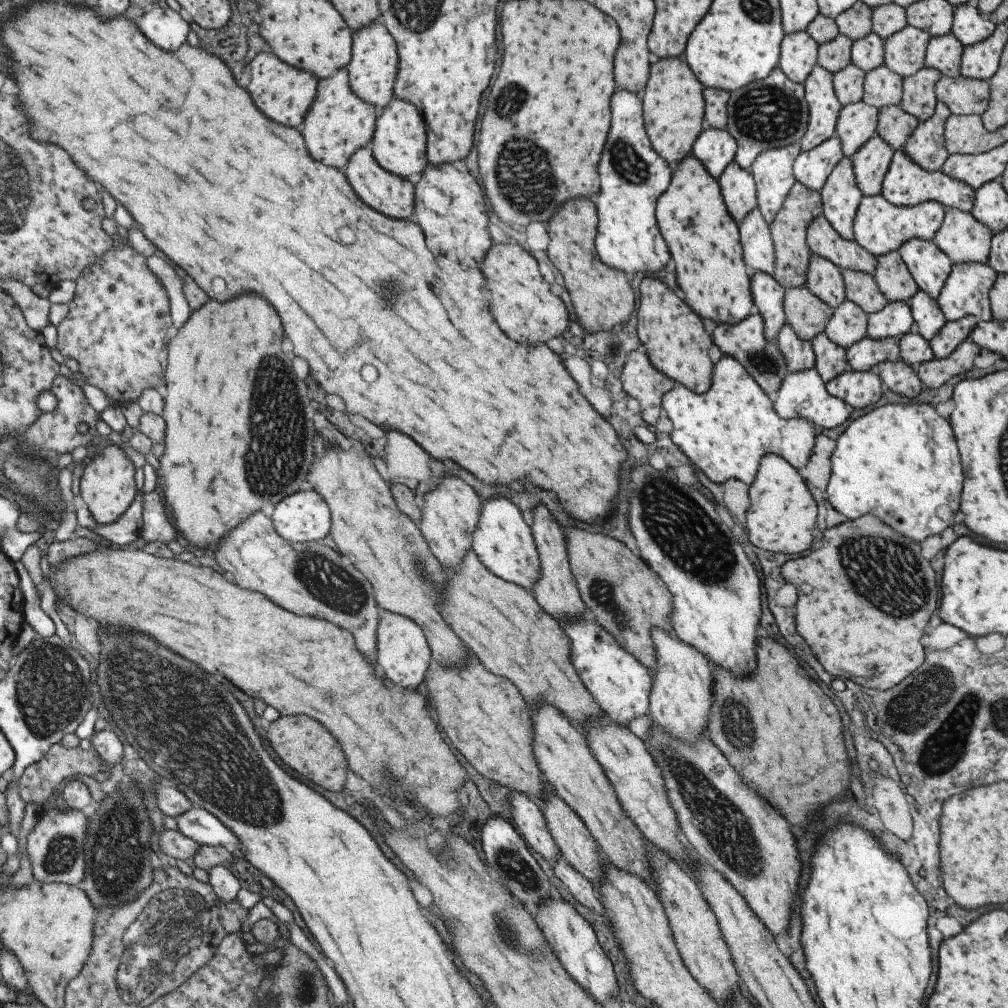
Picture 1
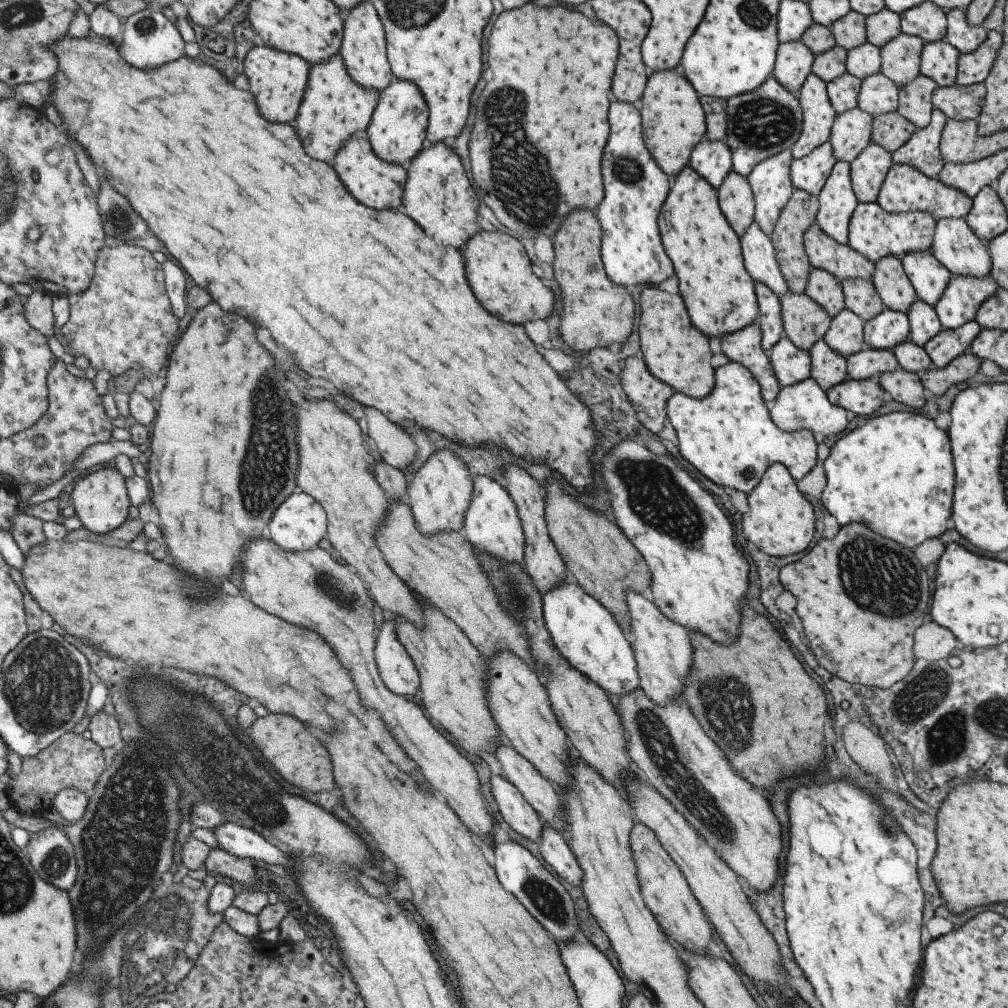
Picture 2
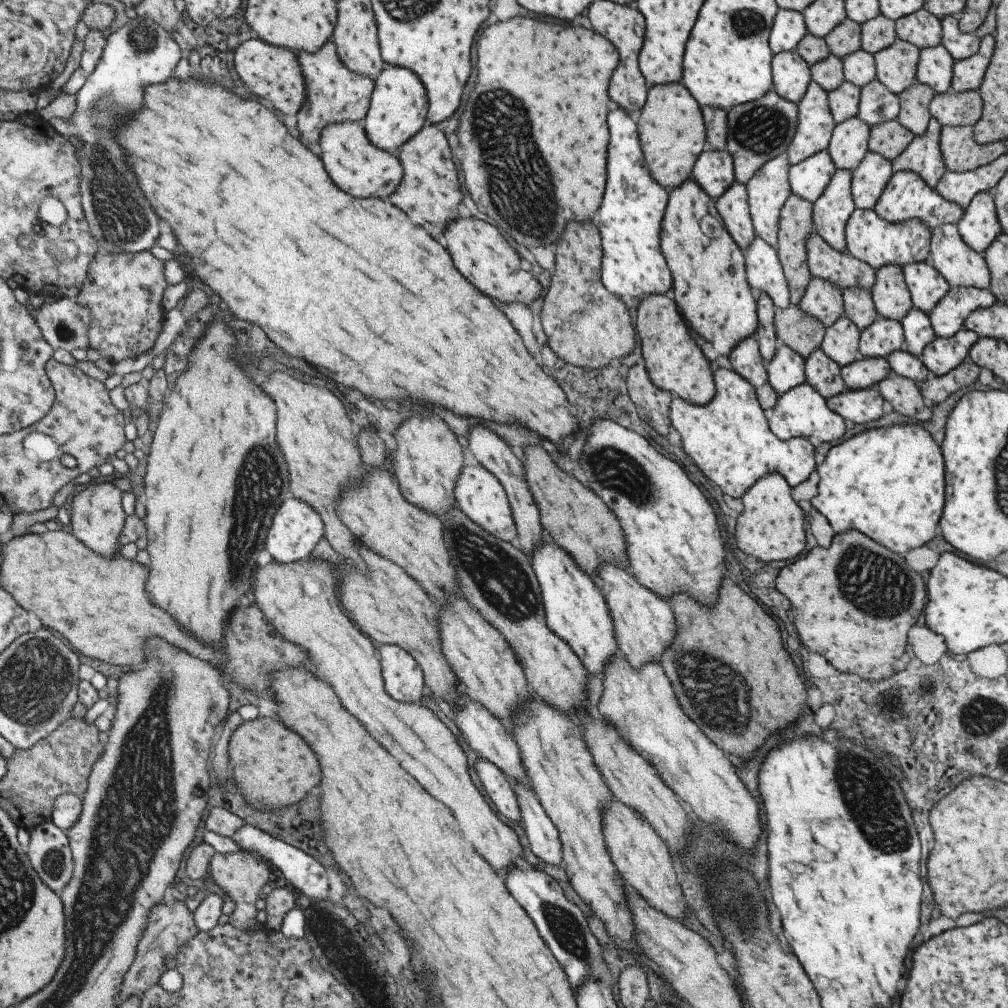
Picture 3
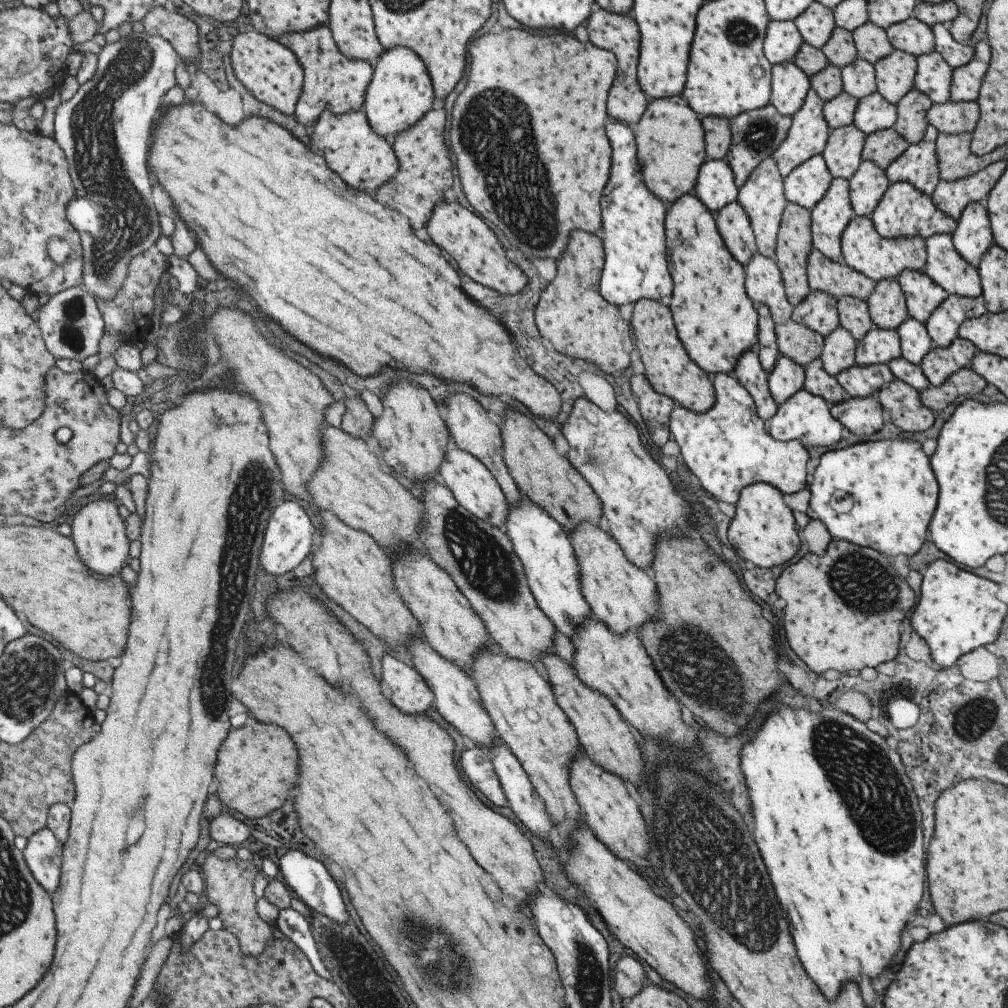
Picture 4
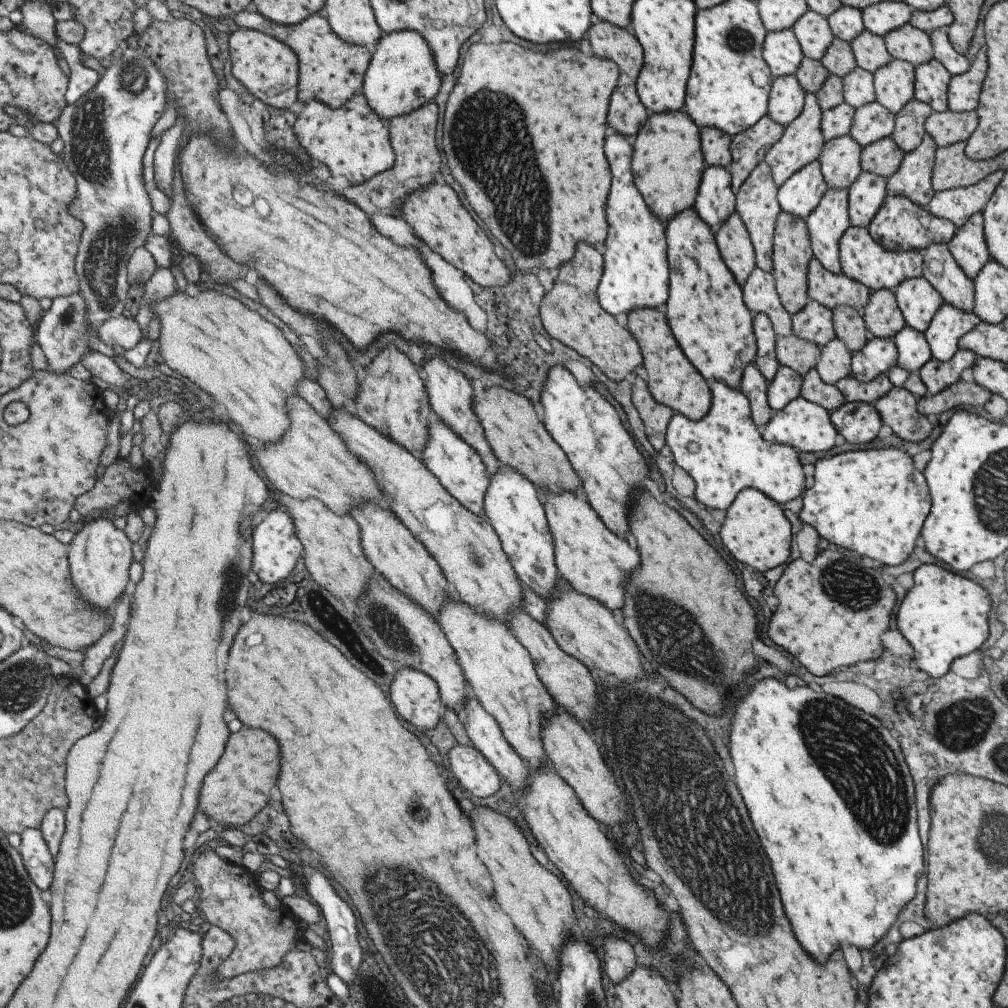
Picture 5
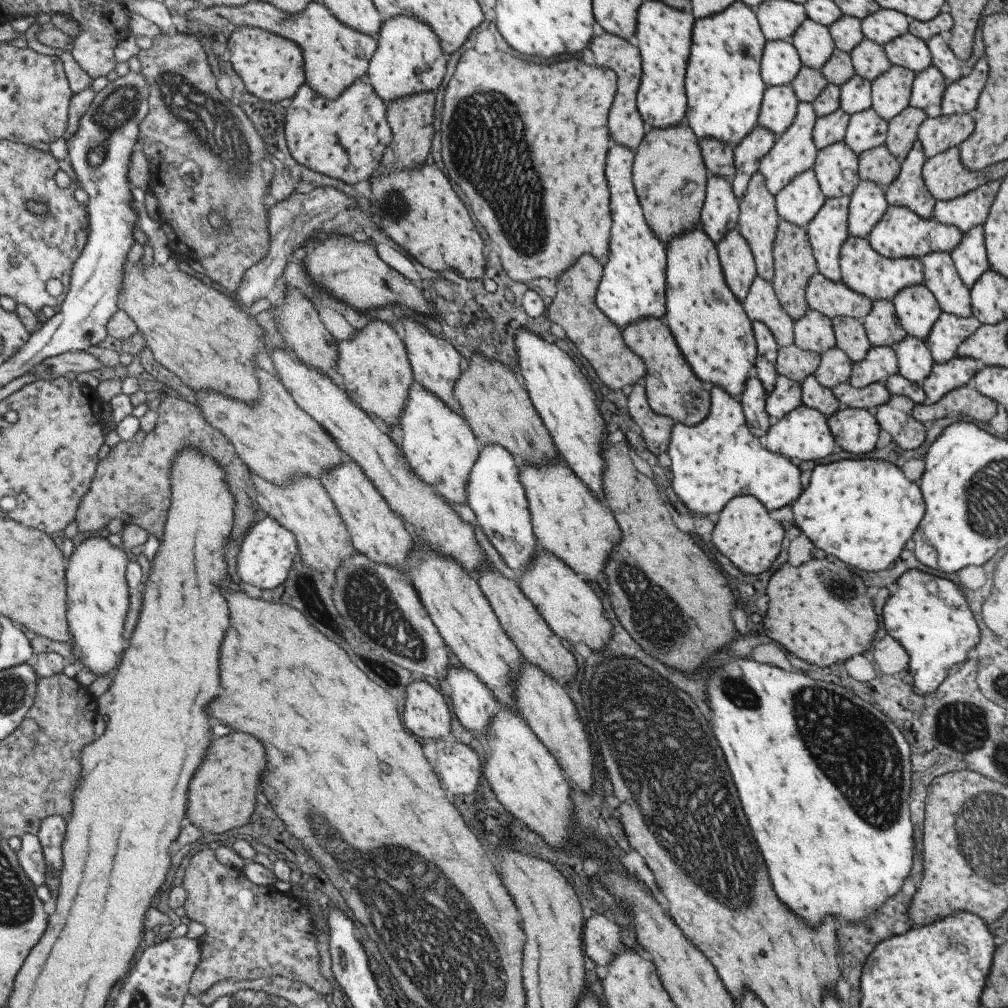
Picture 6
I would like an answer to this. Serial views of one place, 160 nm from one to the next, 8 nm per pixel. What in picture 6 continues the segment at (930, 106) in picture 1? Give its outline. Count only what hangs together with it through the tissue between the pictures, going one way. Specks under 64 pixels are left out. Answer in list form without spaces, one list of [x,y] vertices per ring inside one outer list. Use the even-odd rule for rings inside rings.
[[[908,104],[897,116],[888,120],[884,145],[900,162],[907,156],[915,140],[918,140],[918,126],[927,117],[923,110]]]

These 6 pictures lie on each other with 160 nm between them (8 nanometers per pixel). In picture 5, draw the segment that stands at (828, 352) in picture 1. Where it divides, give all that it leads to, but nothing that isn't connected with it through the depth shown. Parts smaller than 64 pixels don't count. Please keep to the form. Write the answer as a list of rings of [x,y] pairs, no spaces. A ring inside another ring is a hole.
[[[810,368],[802,376],[800,396],[822,406],[828,412],[839,408],[845,402],[844,396],[835,385],[824,383],[815,368]]]

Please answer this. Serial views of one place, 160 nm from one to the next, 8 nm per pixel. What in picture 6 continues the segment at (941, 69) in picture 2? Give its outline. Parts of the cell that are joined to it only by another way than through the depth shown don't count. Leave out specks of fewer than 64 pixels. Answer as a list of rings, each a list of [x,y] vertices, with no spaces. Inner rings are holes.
[[[932,64],[914,74],[908,104],[920,108],[928,117],[941,114],[940,104],[947,80]]]

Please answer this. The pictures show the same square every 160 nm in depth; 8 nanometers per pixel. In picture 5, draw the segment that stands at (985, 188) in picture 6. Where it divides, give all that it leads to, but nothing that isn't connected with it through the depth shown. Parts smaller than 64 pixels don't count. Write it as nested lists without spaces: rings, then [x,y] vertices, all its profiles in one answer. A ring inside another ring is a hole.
[[[1001,169],[993,171],[981,180],[978,180],[975,184],[963,187],[952,188],[944,191],[934,192],[931,200],[926,204],[925,209],[930,212],[934,217],[947,219],[952,222],[956,227],[960,227],[972,214],[980,213],[985,206],[985,203],[989,200],[989,197],[993,194],[995,187],[1001,180],[1004,171]]]

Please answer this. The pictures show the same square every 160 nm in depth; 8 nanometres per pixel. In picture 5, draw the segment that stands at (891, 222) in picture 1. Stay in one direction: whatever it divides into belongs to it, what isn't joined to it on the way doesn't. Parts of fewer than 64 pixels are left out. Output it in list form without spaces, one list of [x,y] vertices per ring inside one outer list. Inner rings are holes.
[[[849,226],[838,242],[840,272],[848,279],[864,284],[871,292],[893,290],[902,280],[922,276],[922,256],[916,250],[889,250],[871,238],[868,227]]]

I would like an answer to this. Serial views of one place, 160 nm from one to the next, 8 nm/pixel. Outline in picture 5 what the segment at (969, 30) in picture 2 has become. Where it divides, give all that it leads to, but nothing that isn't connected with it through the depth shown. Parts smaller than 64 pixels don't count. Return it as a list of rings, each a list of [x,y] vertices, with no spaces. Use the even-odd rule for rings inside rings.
[[[932,30],[927,35],[931,41],[932,58],[938,60],[950,75],[958,75],[968,69],[968,60],[951,46],[943,30]]]

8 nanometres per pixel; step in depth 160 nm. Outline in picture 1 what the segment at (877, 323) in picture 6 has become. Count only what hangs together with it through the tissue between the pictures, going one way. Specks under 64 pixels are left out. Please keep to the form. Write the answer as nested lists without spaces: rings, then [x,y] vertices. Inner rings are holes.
[[[897,251],[877,257],[875,270],[871,276],[887,303],[893,301],[907,303],[918,291]]]

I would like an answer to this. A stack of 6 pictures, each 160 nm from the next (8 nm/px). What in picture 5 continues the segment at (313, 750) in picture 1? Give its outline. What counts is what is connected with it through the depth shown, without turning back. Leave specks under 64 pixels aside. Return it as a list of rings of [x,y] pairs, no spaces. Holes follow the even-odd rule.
[[[241,728],[227,738],[225,750],[217,766],[207,774],[207,784],[203,784],[203,800],[199,800],[201,810],[224,827],[238,827],[249,822],[269,800],[269,792],[275,786],[279,772],[279,748],[273,736],[263,730]]]

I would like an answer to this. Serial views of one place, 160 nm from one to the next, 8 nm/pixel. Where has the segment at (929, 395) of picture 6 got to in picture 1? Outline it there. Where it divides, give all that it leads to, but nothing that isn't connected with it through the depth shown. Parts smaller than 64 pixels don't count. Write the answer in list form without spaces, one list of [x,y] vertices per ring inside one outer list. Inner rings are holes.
[[[963,316],[957,322],[945,321],[939,332],[931,340],[928,340],[933,356],[943,358],[951,354],[954,348],[957,348],[961,342],[969,338],[969,333],[977,322],[978,320],[973,316]]]

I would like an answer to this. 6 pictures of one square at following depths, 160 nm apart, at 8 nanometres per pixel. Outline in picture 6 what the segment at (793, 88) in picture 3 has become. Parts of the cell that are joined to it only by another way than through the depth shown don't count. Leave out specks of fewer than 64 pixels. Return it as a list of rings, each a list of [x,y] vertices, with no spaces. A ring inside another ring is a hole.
[[[790,84],[766,87],[762,94],[757,125],[778,137],[794,119],[797,105],[798,100]]]

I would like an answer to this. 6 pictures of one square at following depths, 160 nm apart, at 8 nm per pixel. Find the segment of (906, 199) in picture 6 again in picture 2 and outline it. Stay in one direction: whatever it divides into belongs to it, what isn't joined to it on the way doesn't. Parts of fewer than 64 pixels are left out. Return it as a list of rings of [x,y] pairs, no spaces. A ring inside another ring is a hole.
[[[933,109],[927,127],[916,129],[903,146],[890,154],[891,165],[907,165],[926,178],[937,179],[944,166],[938,147],[945,122],[943,112]]]

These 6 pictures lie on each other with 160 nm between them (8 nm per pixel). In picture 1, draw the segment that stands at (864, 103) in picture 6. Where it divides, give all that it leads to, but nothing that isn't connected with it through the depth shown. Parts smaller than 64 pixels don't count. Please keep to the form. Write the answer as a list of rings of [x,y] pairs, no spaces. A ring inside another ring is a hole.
[[[867,34],[850,47],[850,63],[864,74],[883,65],[883,40],[877,34]]]

